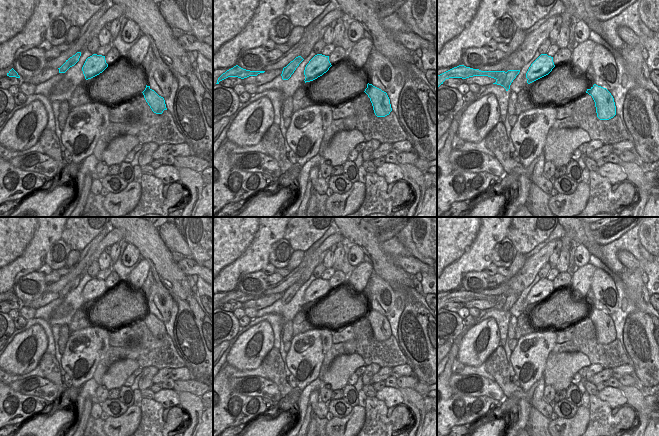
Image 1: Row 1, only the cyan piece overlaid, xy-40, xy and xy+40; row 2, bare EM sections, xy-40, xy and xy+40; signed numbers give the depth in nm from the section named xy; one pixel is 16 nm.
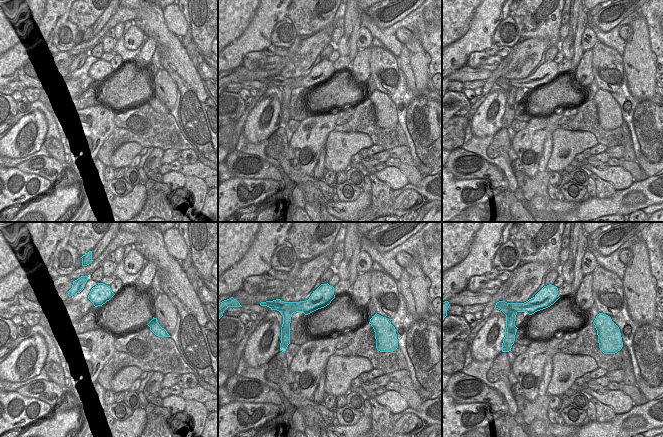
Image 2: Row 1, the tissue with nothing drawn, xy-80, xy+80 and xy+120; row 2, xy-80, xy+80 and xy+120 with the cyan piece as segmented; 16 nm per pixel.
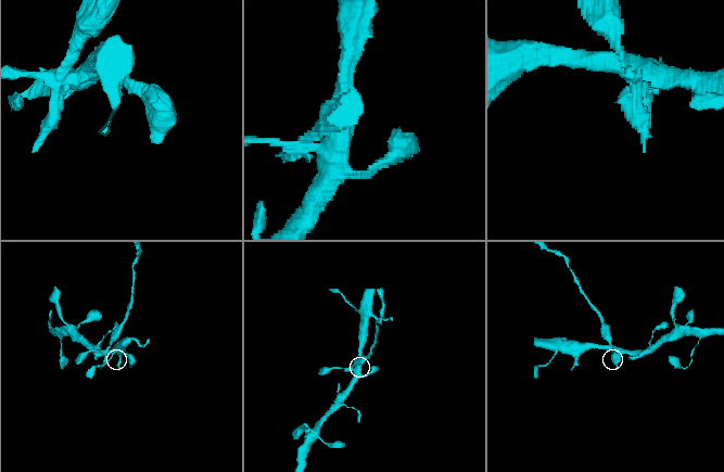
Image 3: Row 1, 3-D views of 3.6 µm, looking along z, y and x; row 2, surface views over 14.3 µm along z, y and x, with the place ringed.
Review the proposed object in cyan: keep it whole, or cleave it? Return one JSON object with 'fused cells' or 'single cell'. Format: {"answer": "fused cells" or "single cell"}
{"answer": "fused cells"}

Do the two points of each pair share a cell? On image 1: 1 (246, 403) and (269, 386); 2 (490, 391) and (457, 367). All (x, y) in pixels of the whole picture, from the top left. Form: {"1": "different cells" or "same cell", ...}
{"1": "different cells", "2": "different cells"}

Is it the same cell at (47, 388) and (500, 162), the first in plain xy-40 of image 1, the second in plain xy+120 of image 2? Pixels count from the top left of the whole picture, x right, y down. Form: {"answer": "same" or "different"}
{"answer": "different"}

